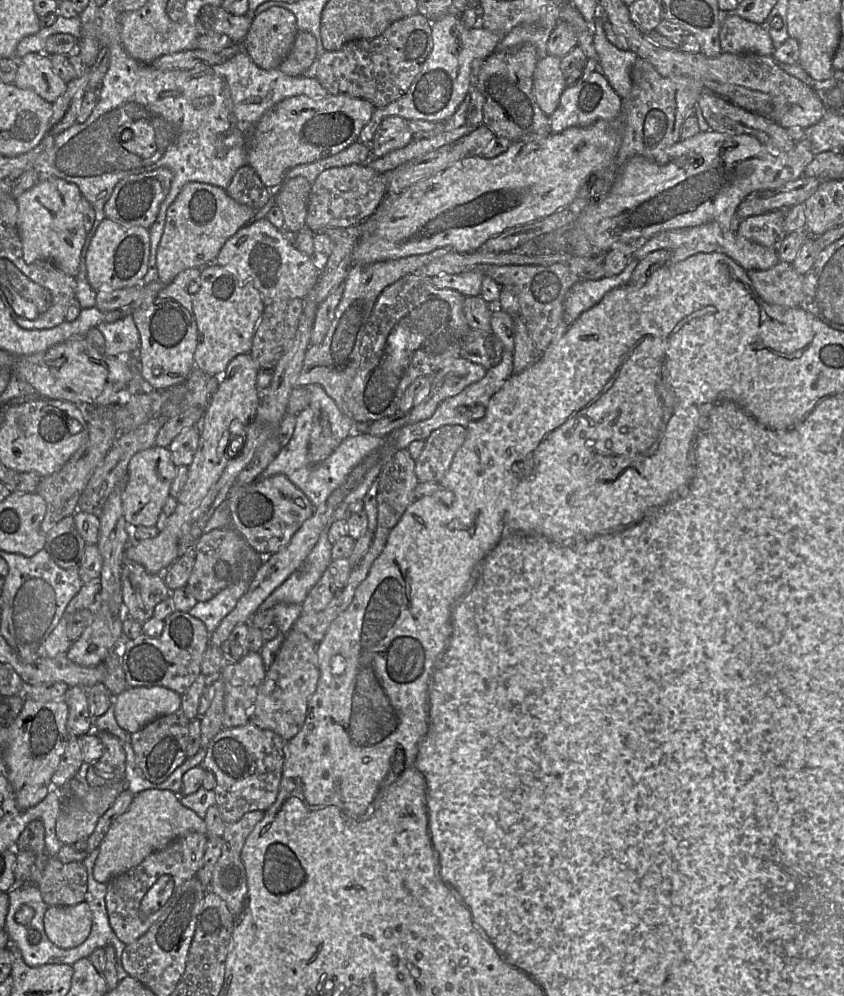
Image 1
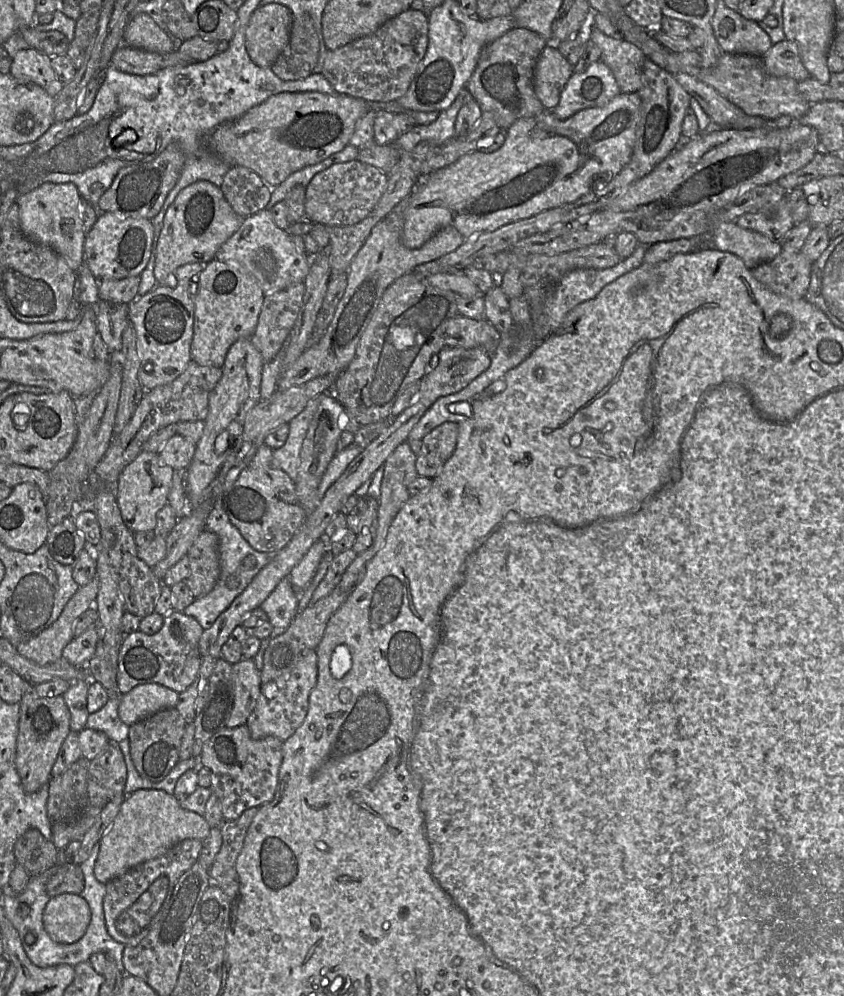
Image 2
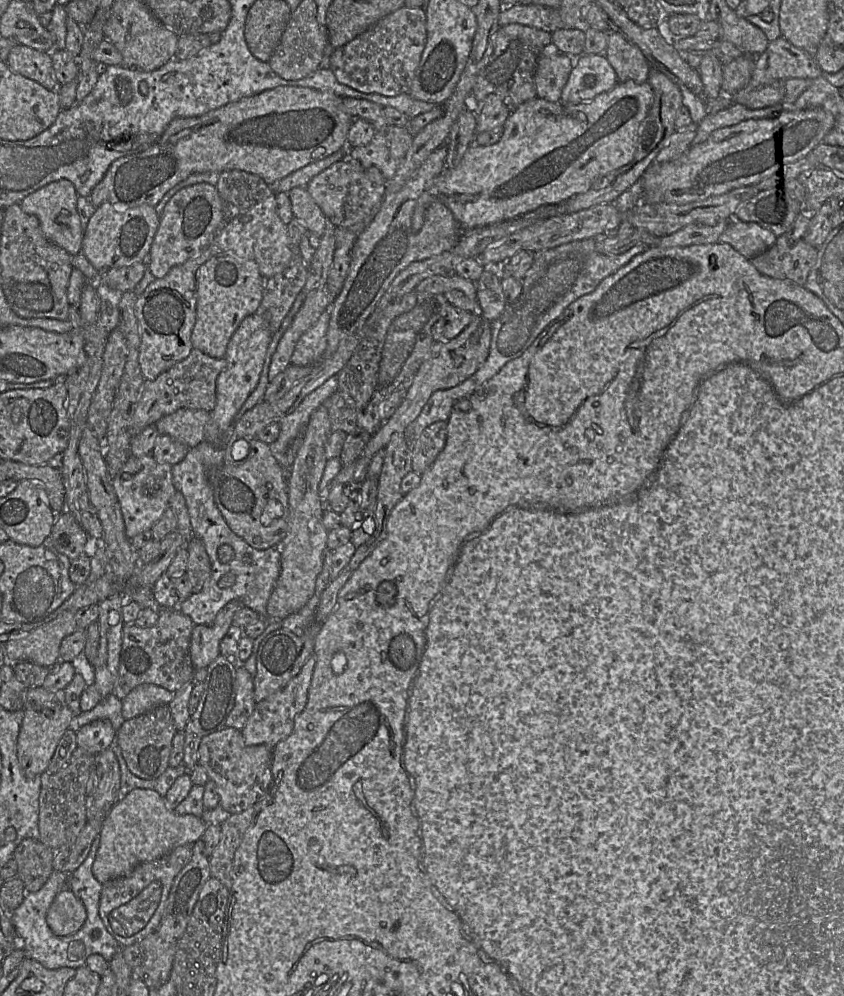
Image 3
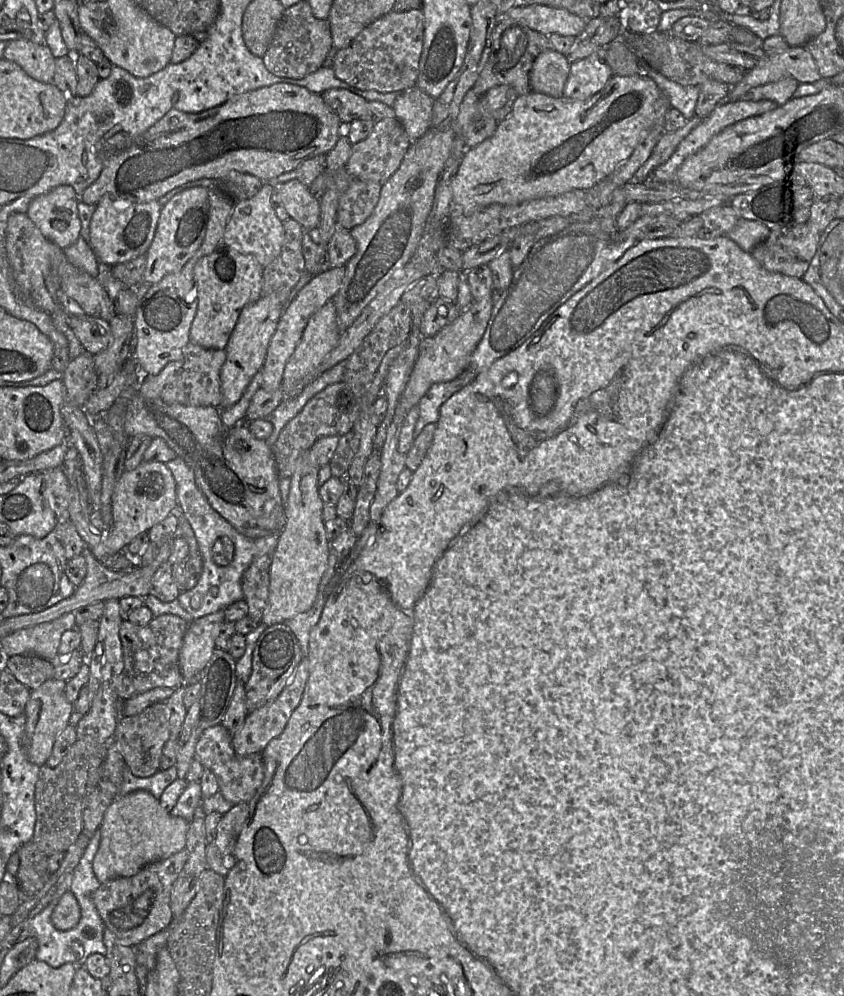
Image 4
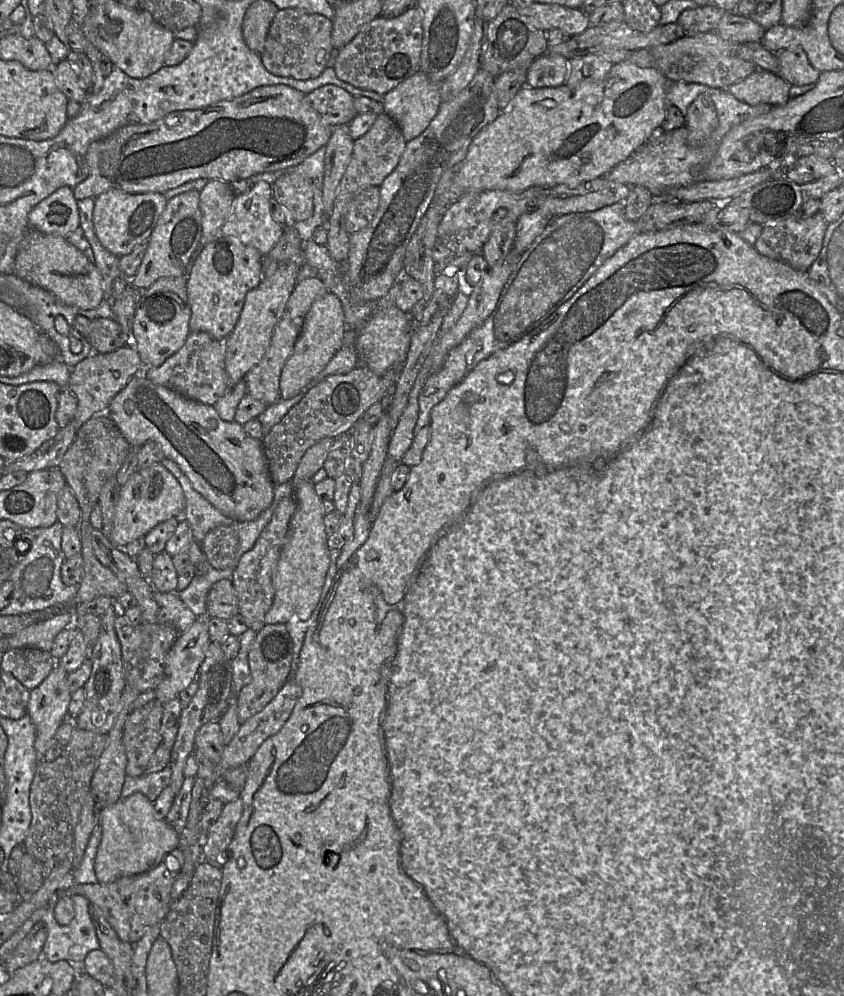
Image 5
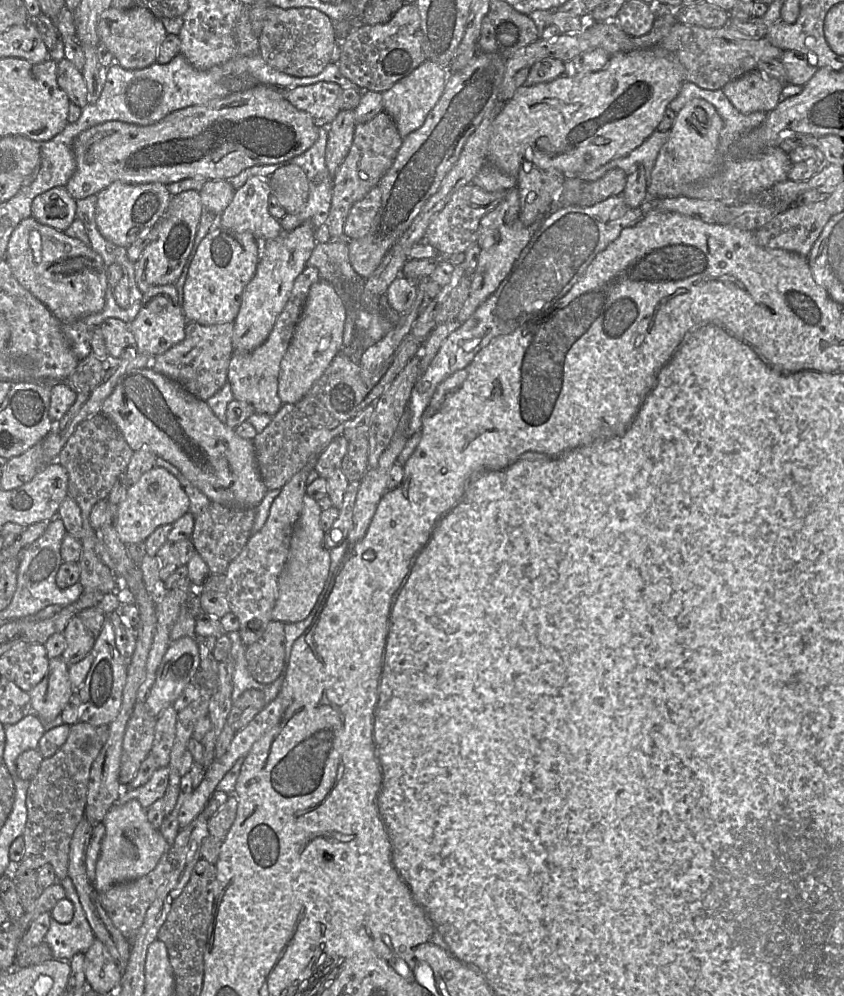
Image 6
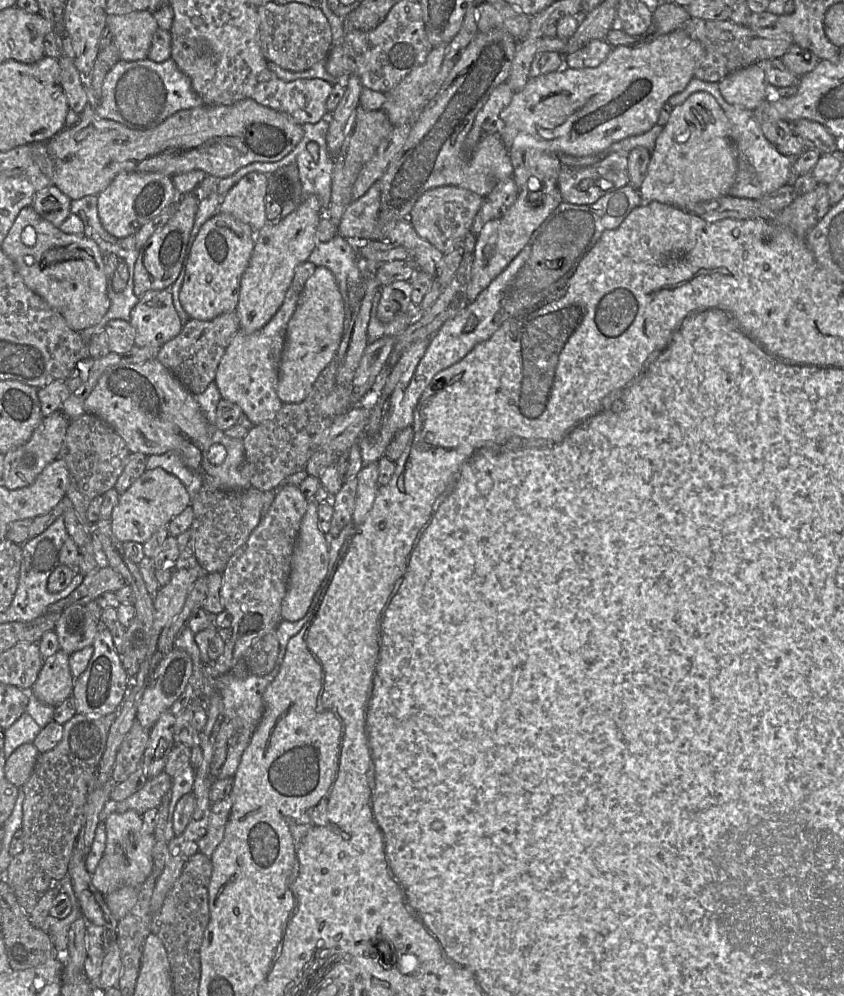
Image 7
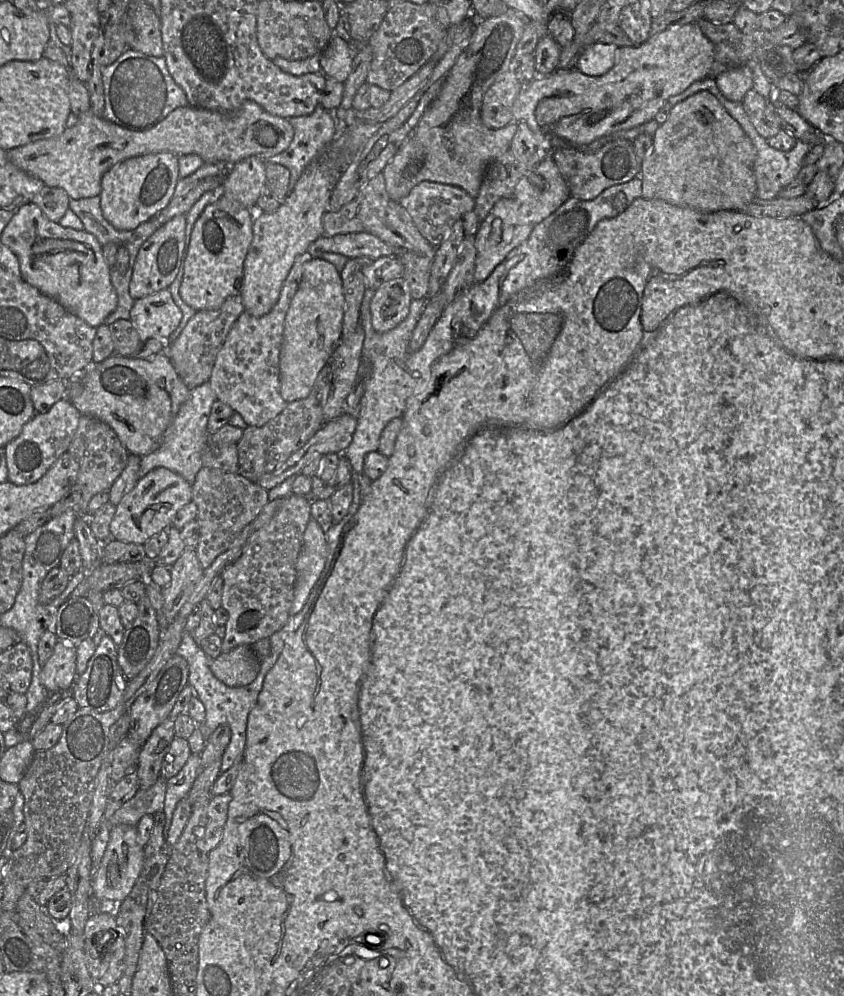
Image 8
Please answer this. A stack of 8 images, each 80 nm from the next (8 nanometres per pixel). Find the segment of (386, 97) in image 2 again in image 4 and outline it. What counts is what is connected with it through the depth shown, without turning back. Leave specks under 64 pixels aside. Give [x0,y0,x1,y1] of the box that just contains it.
[332,9,423,93]

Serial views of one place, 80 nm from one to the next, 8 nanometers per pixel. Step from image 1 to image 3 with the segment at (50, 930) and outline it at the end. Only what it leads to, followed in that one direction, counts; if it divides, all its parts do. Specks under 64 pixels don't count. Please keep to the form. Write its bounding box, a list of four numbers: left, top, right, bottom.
[46,888,87,936]

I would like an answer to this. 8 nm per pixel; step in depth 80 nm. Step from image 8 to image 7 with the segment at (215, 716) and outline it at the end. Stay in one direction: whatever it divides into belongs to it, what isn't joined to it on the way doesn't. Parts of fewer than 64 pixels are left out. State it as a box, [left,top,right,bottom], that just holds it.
[174,606,313,779]

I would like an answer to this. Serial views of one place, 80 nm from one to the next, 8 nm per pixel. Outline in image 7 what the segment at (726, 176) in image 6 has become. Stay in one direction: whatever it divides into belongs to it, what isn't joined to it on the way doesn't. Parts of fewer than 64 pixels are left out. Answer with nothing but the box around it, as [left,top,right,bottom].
[668,78,798,200]

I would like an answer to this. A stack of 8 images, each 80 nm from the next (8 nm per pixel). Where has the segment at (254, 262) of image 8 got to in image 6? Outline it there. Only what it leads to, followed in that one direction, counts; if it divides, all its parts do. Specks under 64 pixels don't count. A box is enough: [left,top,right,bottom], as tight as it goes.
[234,221,316,352]

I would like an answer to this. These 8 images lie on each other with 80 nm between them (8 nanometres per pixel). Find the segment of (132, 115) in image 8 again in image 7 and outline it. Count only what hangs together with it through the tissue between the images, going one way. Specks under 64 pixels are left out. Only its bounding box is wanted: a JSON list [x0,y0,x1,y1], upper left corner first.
[96,58,203,130]

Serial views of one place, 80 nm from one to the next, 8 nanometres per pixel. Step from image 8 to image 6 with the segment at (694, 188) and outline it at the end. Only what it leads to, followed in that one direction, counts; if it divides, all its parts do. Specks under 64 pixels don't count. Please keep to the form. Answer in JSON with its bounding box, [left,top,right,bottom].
[647,98,723,199]

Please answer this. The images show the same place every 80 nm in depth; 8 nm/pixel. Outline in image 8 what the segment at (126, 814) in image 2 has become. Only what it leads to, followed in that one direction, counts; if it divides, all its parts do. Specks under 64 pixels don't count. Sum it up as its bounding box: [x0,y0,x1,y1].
[92,824,144,901]

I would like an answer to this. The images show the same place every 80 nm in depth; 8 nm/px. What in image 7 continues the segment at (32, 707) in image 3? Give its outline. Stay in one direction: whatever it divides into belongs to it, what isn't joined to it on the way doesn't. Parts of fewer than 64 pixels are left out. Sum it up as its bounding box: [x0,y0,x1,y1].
[32,649,75,707]

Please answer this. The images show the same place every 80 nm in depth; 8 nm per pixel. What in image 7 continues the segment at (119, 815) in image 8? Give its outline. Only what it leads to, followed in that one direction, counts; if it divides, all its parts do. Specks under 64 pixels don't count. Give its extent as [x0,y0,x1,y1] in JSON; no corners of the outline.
[108,771,172,815]

